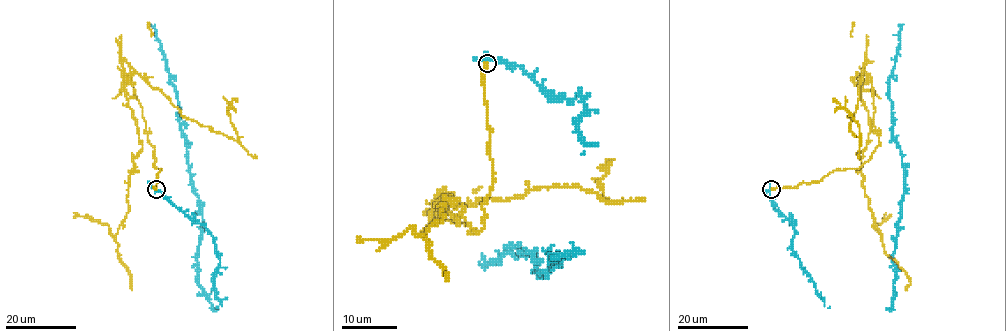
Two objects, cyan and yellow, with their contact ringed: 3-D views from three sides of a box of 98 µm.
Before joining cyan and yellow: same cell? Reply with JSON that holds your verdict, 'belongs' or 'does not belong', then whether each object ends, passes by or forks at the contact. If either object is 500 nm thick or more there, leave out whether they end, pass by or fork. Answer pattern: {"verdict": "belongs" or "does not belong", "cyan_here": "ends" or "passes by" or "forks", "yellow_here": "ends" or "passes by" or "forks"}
{"verdict": "does not belong", "cyan_here": "forks", "yellow_here": "ends"}

